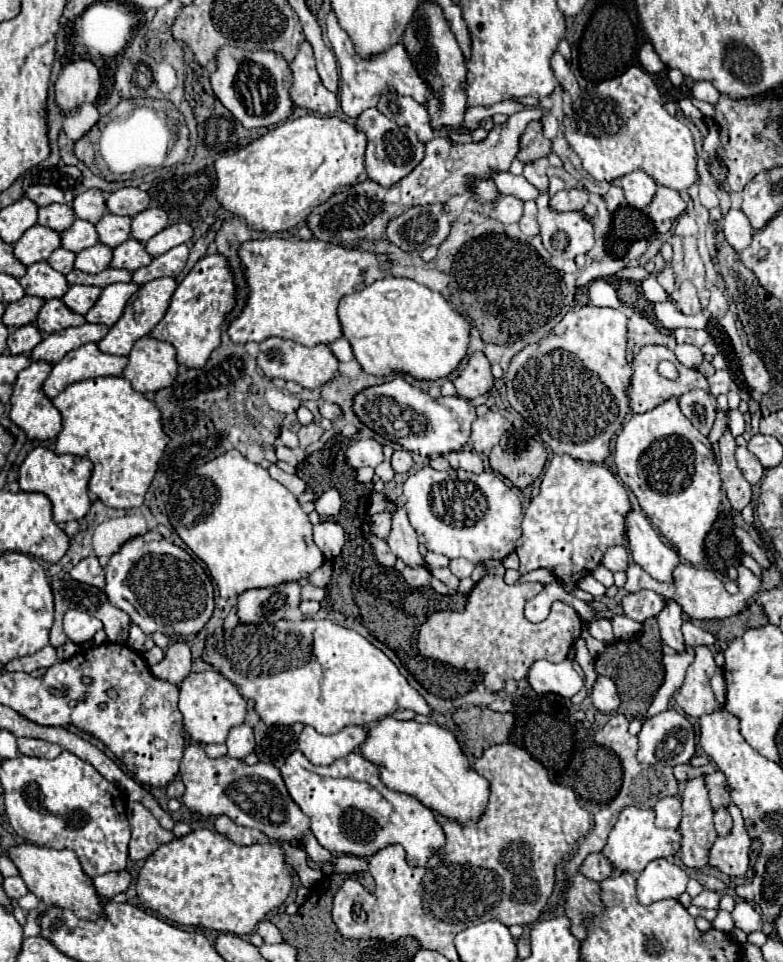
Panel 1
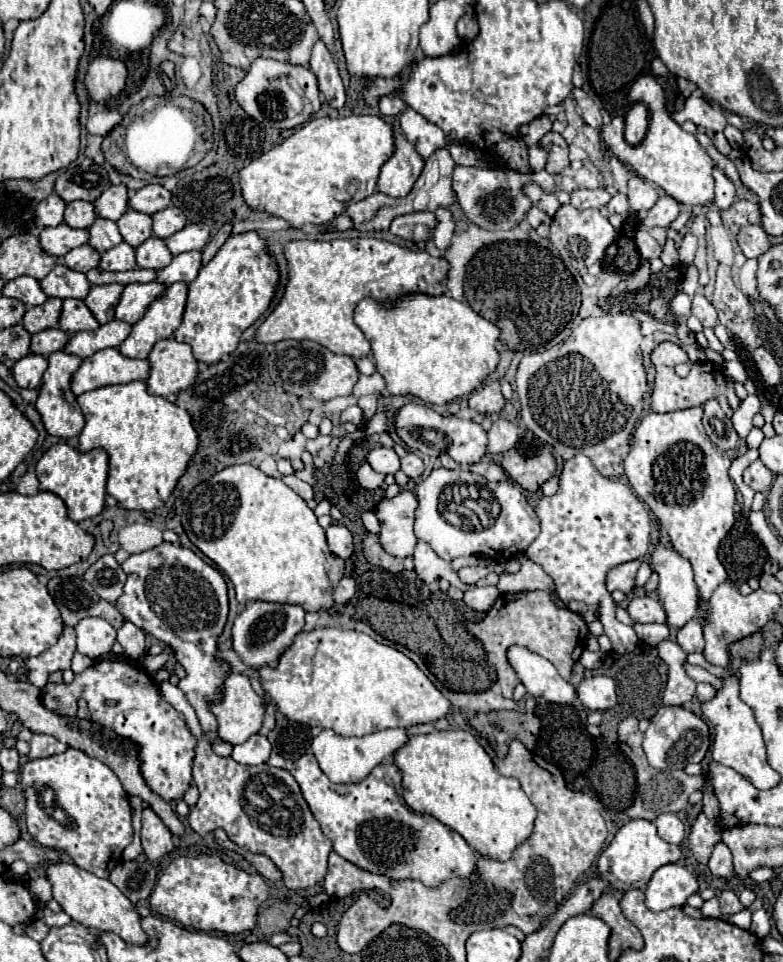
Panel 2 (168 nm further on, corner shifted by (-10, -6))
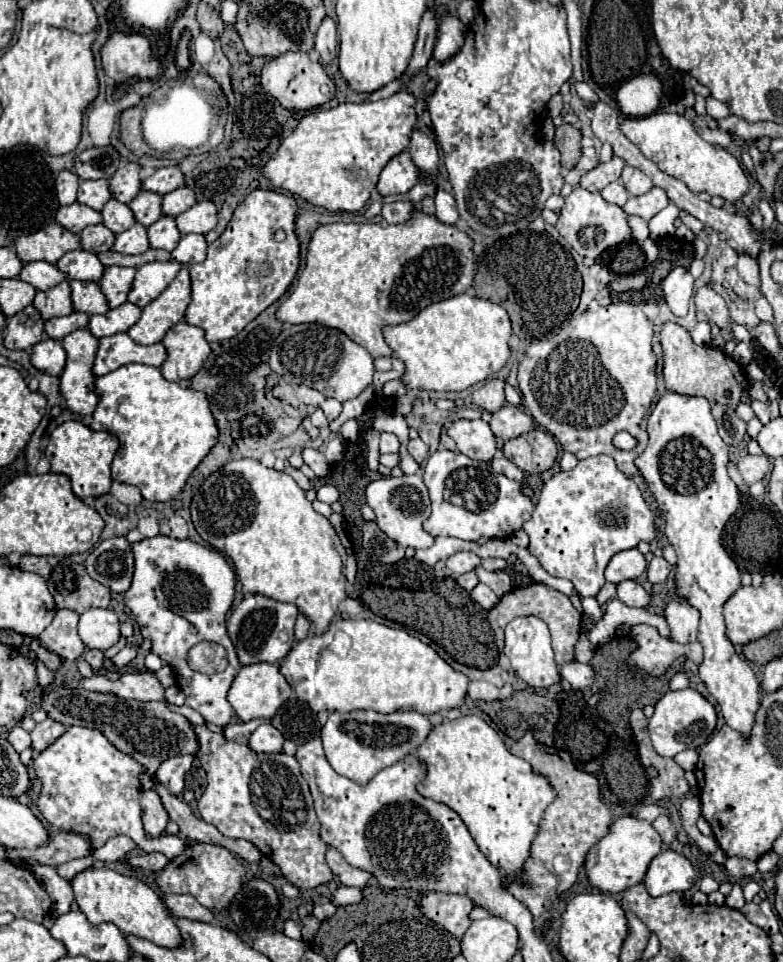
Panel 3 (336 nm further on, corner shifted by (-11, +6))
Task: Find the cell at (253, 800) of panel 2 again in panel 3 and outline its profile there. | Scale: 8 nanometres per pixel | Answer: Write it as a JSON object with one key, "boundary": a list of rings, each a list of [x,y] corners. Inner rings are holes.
{"boundary":[[[195,726],[199,738],[197,758],[201,760],[203,770],[207,772],[207,790],[199,800],[201,818],[213,824],[227,838],[243,838],[255,844],[271,862],[275,862],[283,876],[301,890],[311,890],[333,880],[333,872],[325,862],[327,846],[319,836],[319,820],[315,816],[313,798],[305,778],[299,772],[299,764],[293,756],[285,752],[279,754],[257,754],[245,744],[229,742],[221,732],[213,732],[207,726]]]}

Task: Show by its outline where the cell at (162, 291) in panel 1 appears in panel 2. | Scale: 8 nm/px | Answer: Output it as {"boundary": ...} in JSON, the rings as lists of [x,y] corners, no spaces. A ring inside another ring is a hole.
{"boundary":[[[174,282],[148,306],[144,316],[132,326],[130,336],[118,346],[128,358],[146,358],[158,340],[172,338],[182,322],[188,284]]]}

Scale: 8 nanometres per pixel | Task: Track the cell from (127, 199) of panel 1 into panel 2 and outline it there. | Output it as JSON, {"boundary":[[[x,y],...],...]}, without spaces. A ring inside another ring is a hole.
{"boundary":[[[148,184],[128,200],[128,206],[136,212],[152,216],[170,206],[170,192],[160,184]]]}

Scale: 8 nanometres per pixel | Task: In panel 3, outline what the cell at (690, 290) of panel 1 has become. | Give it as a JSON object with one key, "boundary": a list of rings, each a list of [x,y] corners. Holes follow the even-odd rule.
{"boundary":[[[703,286],[695,292],[695,306],[697,312],[705,314],[709,320],[713,320],[721,330],[729,328],[729,308],[725,300],[709,286]]]}

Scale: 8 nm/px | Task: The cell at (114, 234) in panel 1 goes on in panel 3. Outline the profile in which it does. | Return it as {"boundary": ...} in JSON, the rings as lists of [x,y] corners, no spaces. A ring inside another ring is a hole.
{"boundary":[[[141,190],[139,196],[129,202],[129,206],[131,206],[137,222],[141,222],[143,226],[151,226],[163,216],[161,202],[163,202],[161,194],[149,192],[149,190]]]}

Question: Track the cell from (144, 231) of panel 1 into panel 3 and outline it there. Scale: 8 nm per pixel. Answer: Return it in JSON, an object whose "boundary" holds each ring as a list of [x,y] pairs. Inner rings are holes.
{"boundary":[[[181,186],[181,188],[177,188],[177,190],[173,190],[173,192],[163,196],[163,212],[167,216],[175,218],[181,212],[189,210],[195,202],[197,202],[195,200],[195,192],[191,188],[187,188],[187,186]]]}

